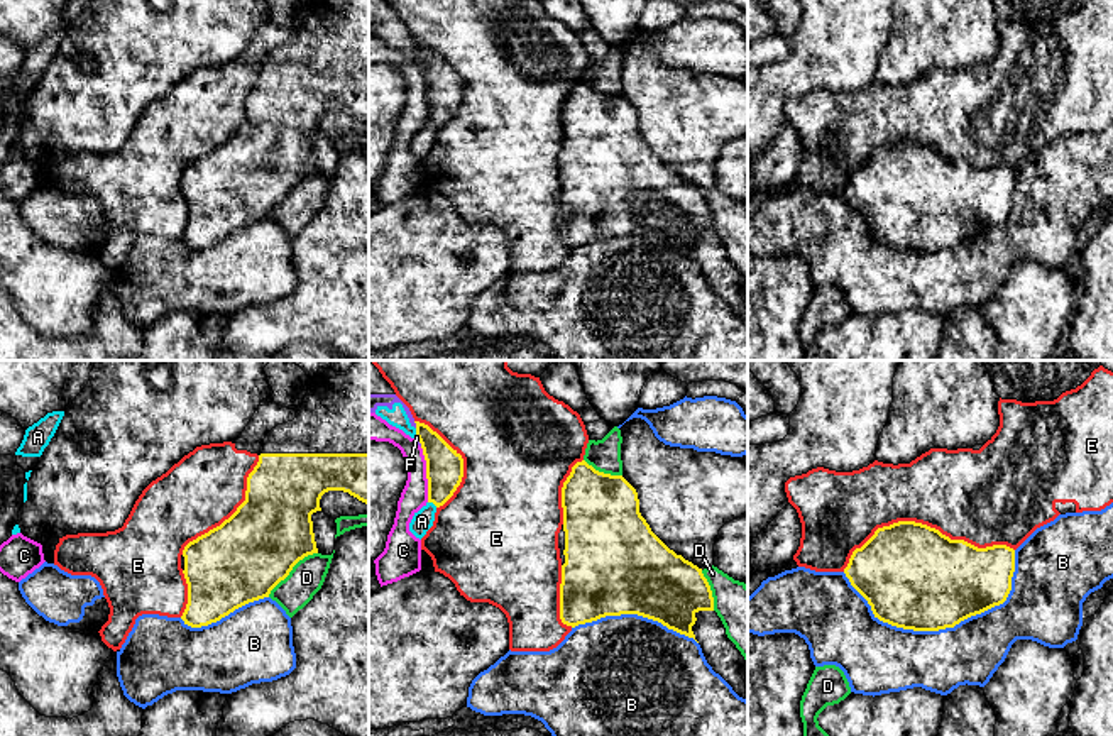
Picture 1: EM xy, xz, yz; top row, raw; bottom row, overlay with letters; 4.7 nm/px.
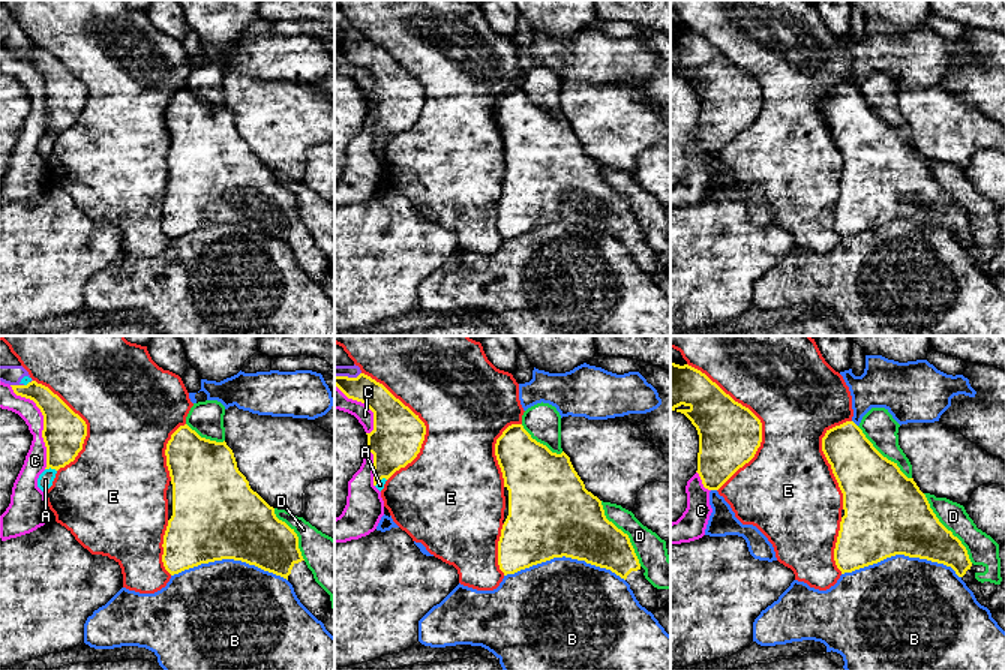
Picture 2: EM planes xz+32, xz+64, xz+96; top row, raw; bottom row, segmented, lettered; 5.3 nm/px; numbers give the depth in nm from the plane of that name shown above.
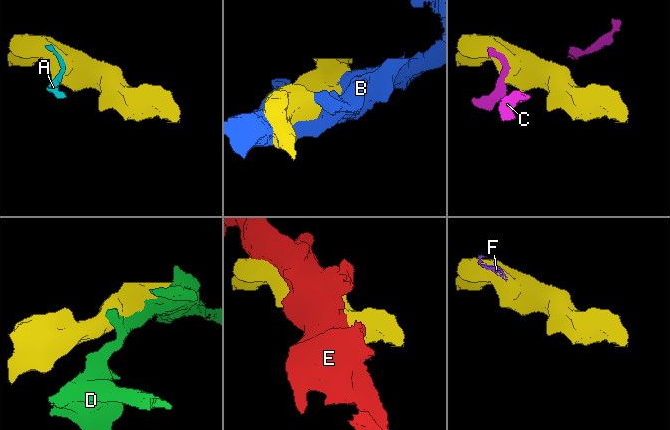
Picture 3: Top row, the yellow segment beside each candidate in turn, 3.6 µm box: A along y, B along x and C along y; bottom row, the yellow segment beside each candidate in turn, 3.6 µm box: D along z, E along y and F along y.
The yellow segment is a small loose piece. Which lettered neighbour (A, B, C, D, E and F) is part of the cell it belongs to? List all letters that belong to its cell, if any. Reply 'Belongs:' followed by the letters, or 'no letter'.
Belongs: no letter

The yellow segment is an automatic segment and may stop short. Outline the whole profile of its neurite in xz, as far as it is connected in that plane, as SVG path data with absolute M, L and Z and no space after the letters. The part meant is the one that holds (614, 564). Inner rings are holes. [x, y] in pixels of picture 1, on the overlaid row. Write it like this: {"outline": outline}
{"outline": "M585 460L572 467L562 487L563 525L560 619L578 626L606 616L638 614L699 641L707 663L746 699L746 660L727 638L714 611L702 568L670 550L639 513L636 489L622 477L595 470Z"}

